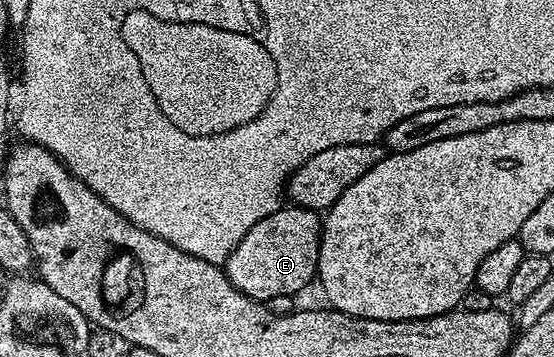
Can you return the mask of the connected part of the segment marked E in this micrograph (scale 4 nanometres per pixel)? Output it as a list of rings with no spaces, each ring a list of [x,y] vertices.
[[[296,204],[286,205],[271,216],[259,220],[259,224],[255,224],[255,228],[251,228],[251,232],[247,232],[243,240],[239,240],[235,252],[231,252],[231,256],[223,264],[225,275],[235,288],[239,288],[239,292],[251,296],[256,302],[267,304],[275,296],[300,295],[300,290],[317,277],[322,221],[322,215],[318,211]]]

